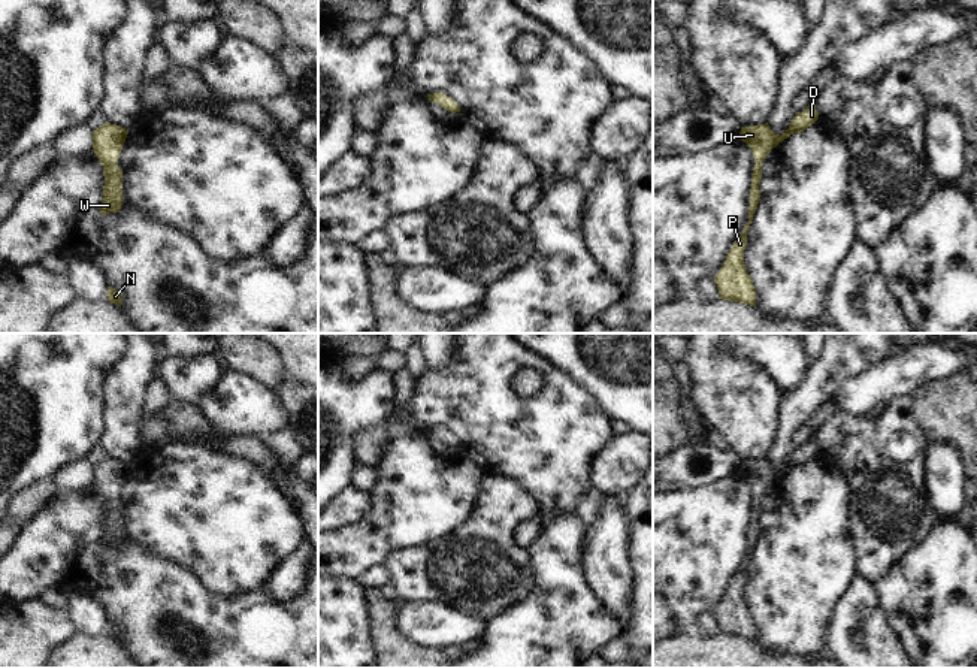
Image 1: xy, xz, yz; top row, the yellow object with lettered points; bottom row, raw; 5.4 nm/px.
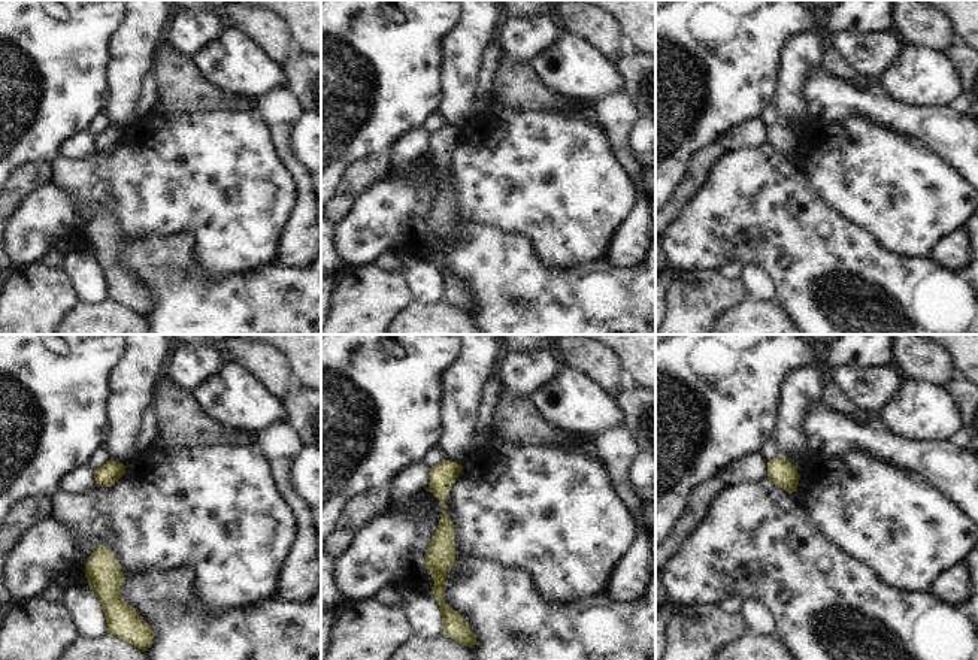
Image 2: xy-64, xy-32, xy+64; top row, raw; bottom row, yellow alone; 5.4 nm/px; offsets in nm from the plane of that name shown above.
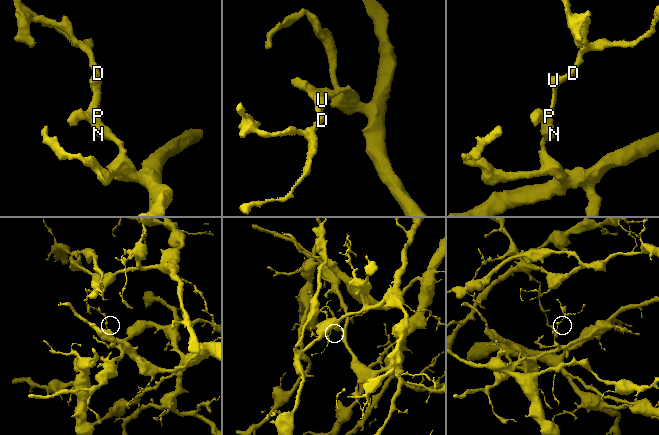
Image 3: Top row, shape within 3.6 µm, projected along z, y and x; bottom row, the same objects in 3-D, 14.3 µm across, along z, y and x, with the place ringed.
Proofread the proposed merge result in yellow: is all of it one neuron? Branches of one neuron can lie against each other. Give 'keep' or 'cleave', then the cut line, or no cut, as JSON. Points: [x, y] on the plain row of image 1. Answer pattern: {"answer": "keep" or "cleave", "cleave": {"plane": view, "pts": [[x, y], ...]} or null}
{"answer": "keep", "cleave": null}

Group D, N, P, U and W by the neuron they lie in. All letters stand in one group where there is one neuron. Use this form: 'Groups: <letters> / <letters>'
Groups: D N P U W.

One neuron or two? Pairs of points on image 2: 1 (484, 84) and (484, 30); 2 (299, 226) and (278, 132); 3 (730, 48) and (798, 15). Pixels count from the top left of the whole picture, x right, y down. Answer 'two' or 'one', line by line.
1: two
2: one
3: one

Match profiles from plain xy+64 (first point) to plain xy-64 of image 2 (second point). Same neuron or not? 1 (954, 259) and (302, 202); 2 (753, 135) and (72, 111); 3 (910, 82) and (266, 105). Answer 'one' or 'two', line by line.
1: one
2: two
3: two

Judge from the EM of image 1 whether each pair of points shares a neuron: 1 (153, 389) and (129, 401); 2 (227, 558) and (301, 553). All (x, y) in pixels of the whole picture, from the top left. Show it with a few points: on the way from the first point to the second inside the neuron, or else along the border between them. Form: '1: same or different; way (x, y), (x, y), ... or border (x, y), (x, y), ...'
1: different; border (154, 375), (144, 390), (139, 419)
2: different; border (302, 537), (266, 582)

